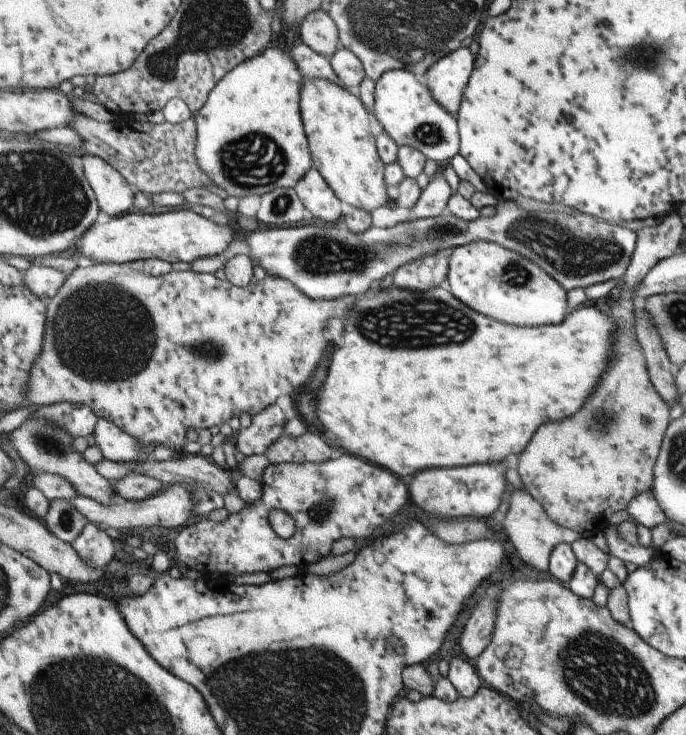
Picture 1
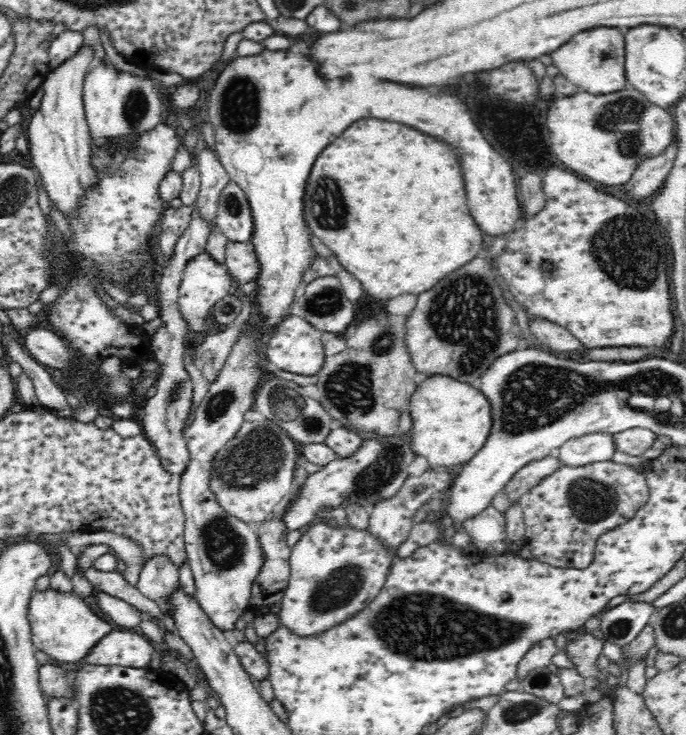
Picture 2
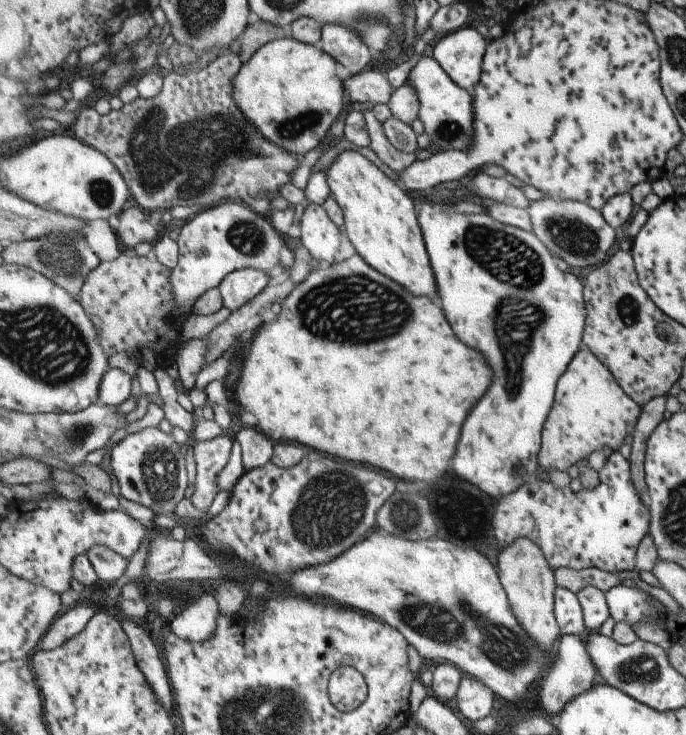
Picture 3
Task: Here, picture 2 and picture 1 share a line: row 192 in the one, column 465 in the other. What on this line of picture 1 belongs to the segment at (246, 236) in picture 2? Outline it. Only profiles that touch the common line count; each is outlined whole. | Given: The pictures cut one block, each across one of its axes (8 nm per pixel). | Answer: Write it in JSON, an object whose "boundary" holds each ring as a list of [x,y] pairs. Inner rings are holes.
{"boundary":[[[498,199],[495,206],[497,214],[491,217],[477,217],[474,221],[463,220],[451,212],[438,217],[402,221],[392,227],[371,227],[365,232],[356,233],[349,227],[342,226],[288,226],[275,227],[271,230],[255,230],[246,235],[245,243],[250,247],[249,256],[269,275],[289,279],[312,299],[336,299],[345,295],[365,294],[373,282],[379,282],[387,274],[395,274],[403,265],[417,259],[436,255],[445,251],[450,253],[455,247],[468,245],[475,241],[491,241],[518,252],[557,279],[567,290],[587,288],[607,280],[619,280],[619,276],[629,268],[630,258],[637,244],[637,234],[620,225],[607,224],[592,214],[579,210],[567,214],[558,211],[524,210],[510,199]]]}

